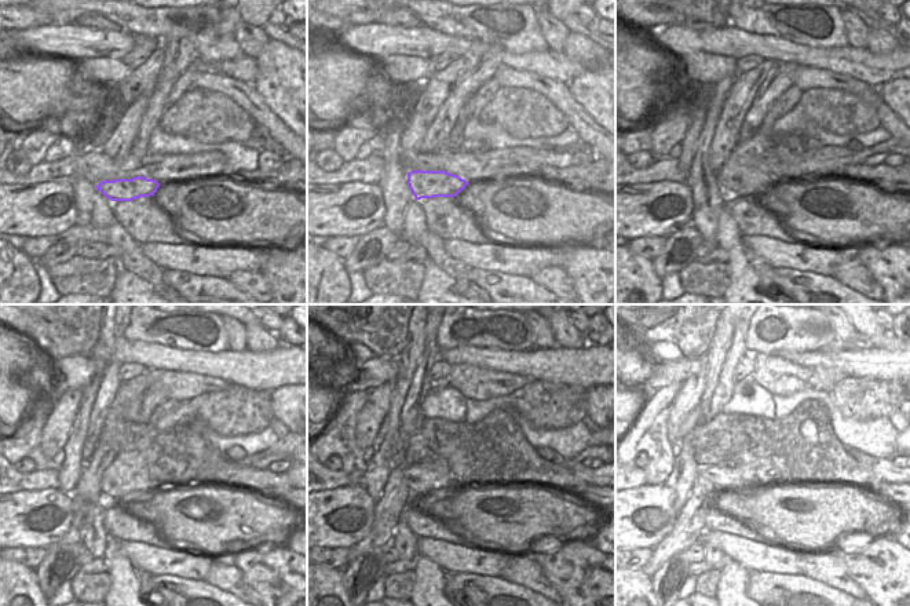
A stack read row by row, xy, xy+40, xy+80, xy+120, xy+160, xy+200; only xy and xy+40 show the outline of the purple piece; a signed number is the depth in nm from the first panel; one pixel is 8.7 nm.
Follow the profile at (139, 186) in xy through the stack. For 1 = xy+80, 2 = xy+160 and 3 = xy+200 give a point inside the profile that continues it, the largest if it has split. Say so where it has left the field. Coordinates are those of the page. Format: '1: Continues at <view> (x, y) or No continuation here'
1: Continues at xy+80 (737, 178)
2: Continues at xy+160 (420, 478)
3: Continues at xy+200 (722, 477)

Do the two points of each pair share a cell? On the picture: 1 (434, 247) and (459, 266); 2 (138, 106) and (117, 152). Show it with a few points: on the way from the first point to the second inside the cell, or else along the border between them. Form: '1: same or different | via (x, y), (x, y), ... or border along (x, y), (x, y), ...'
1: same | via (439, 254), (452, 266)
2: same | via (131, 117), (121, 141)

